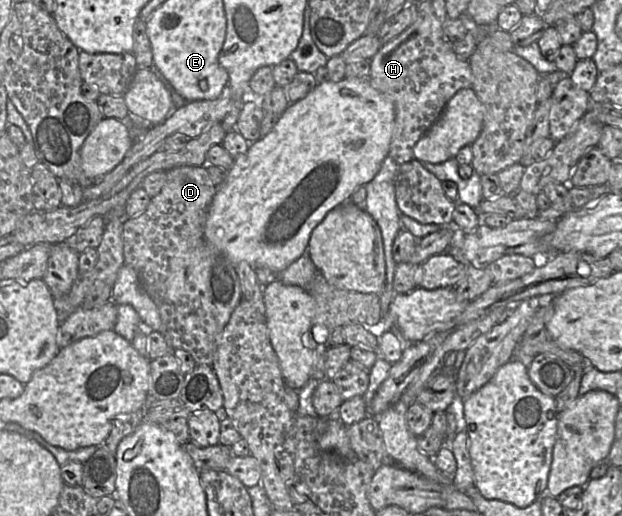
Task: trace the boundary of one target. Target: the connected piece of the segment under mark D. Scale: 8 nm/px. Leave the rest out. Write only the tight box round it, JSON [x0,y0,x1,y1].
[123,166,242,366]

